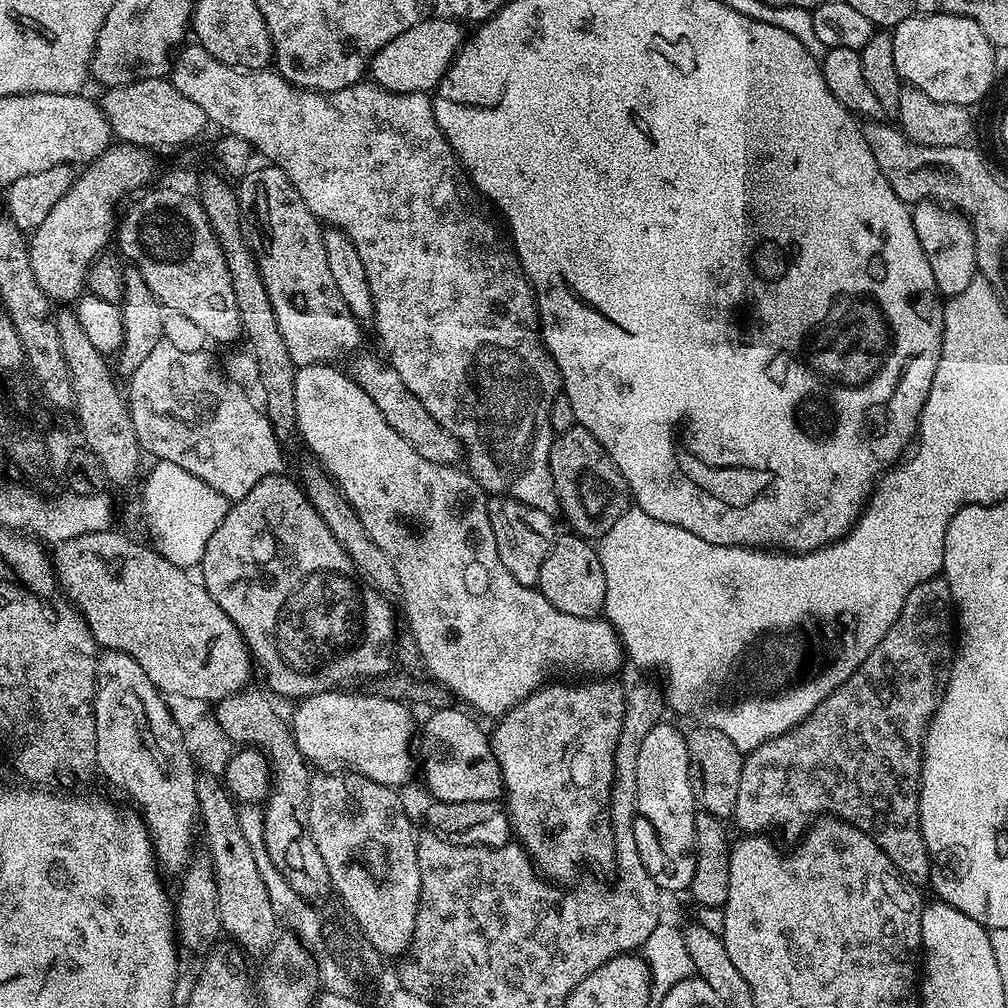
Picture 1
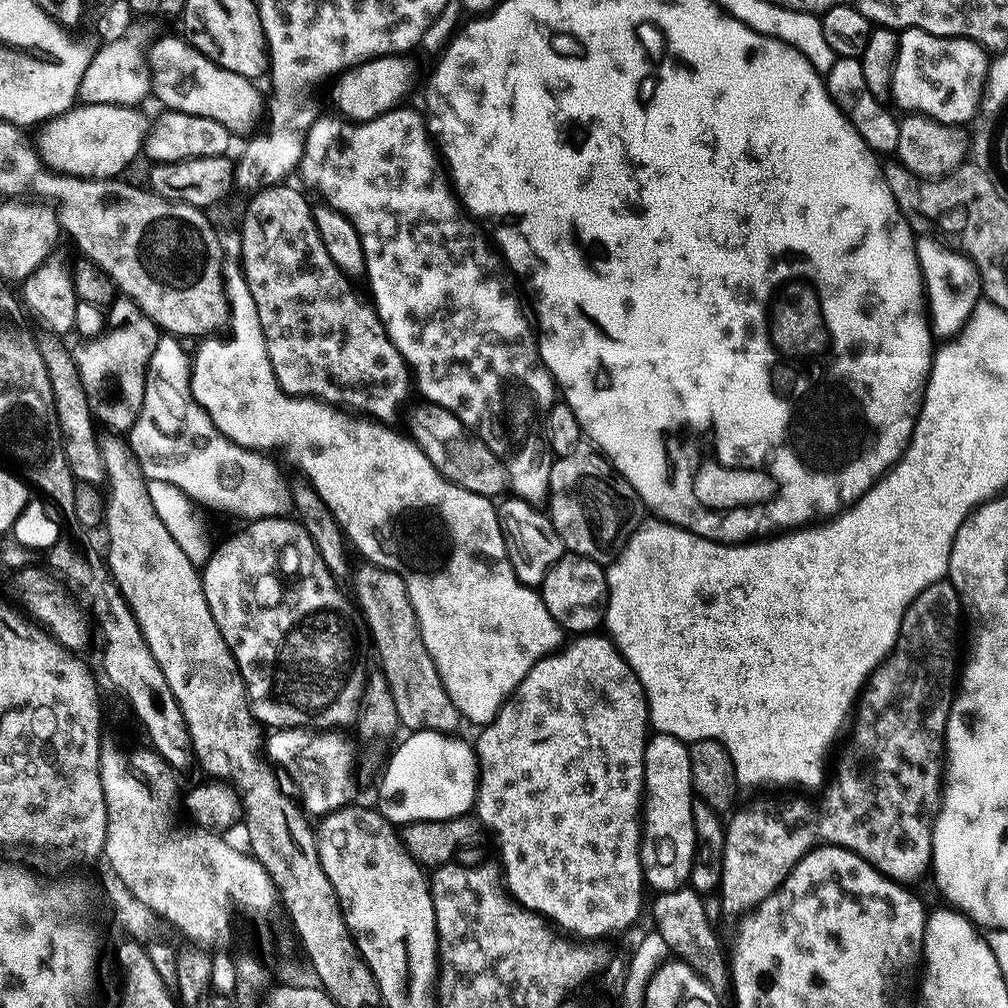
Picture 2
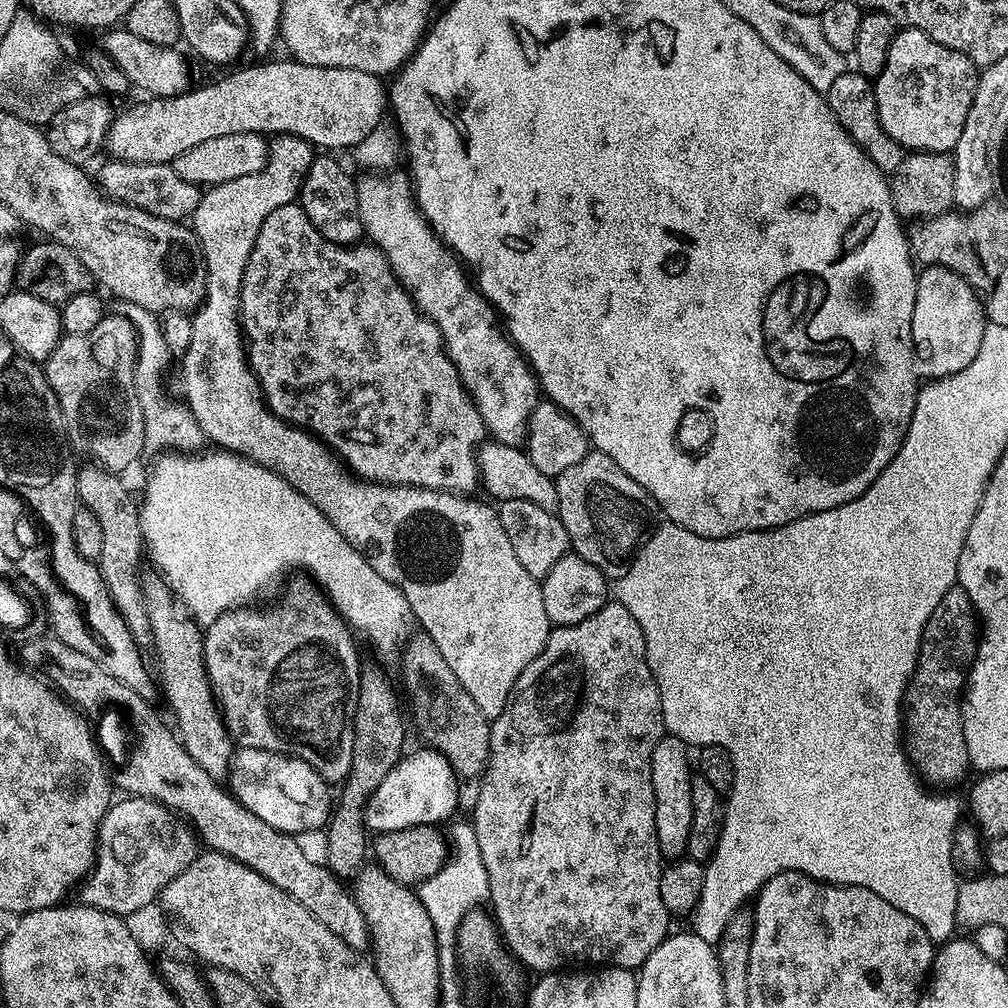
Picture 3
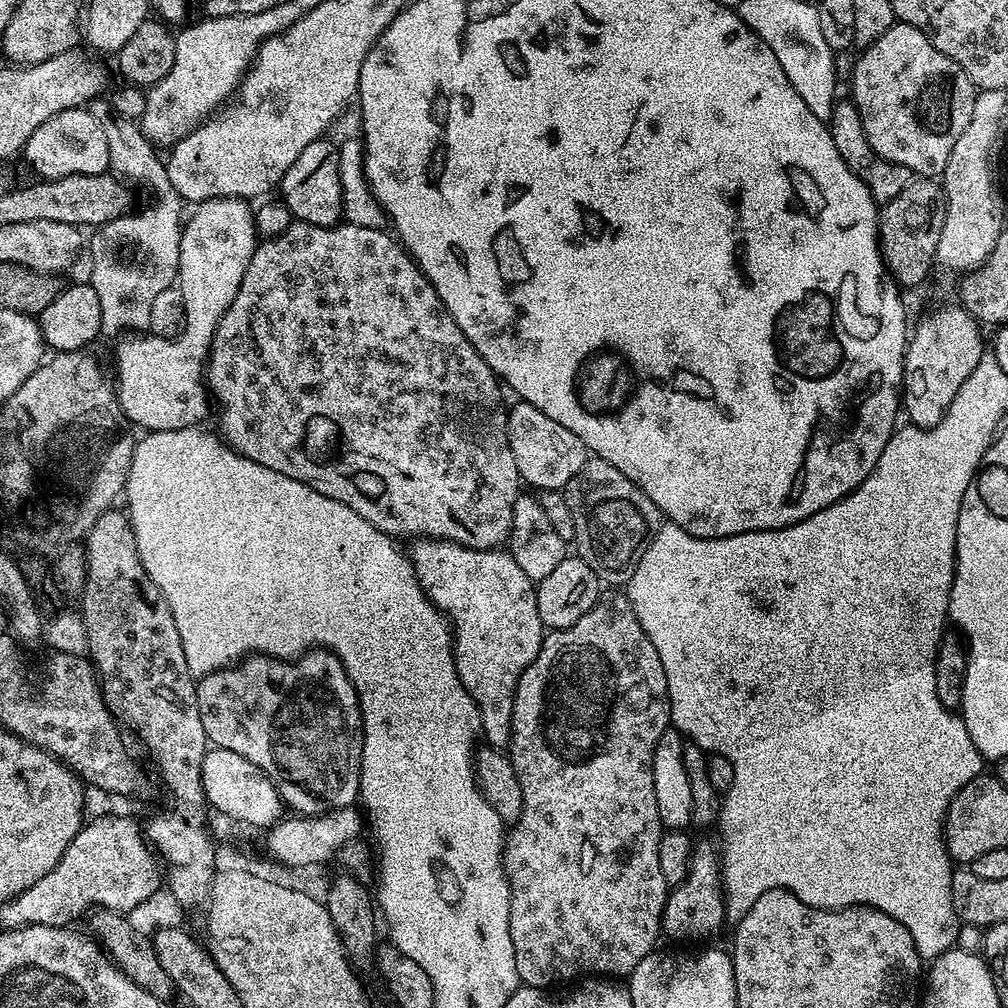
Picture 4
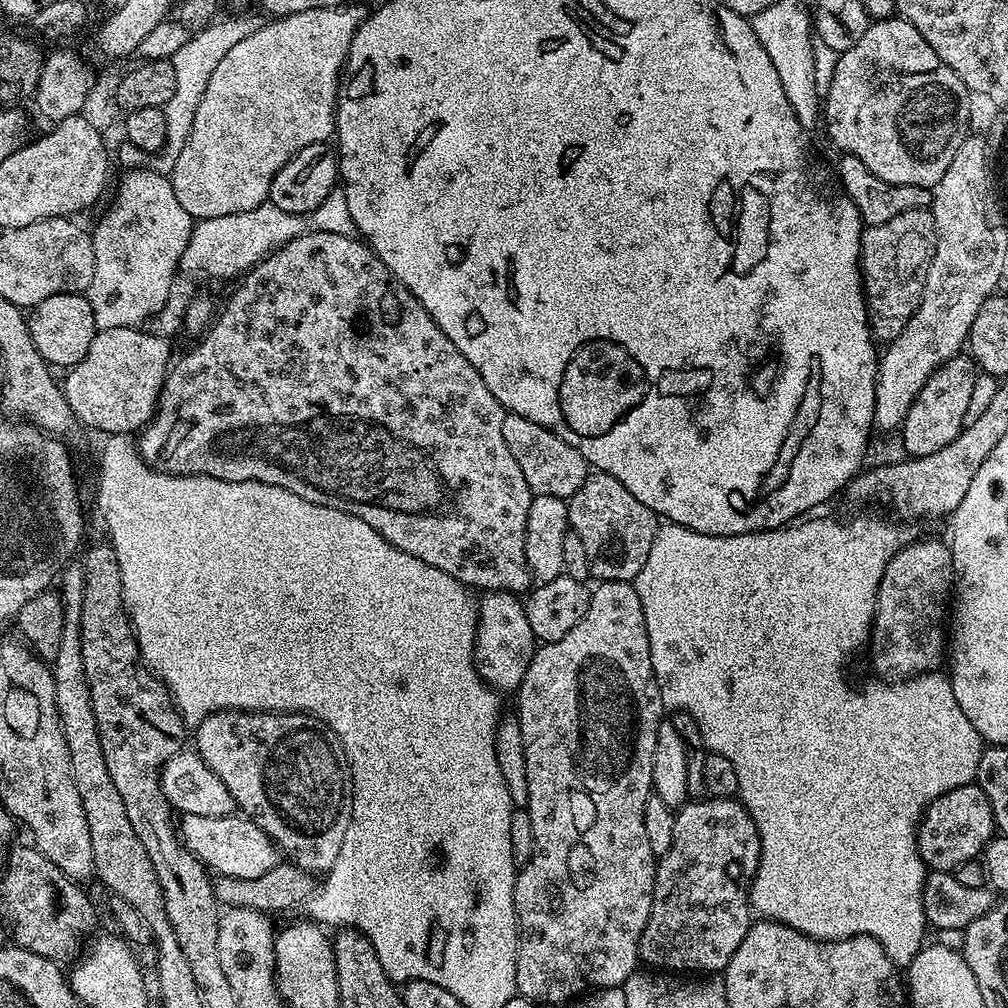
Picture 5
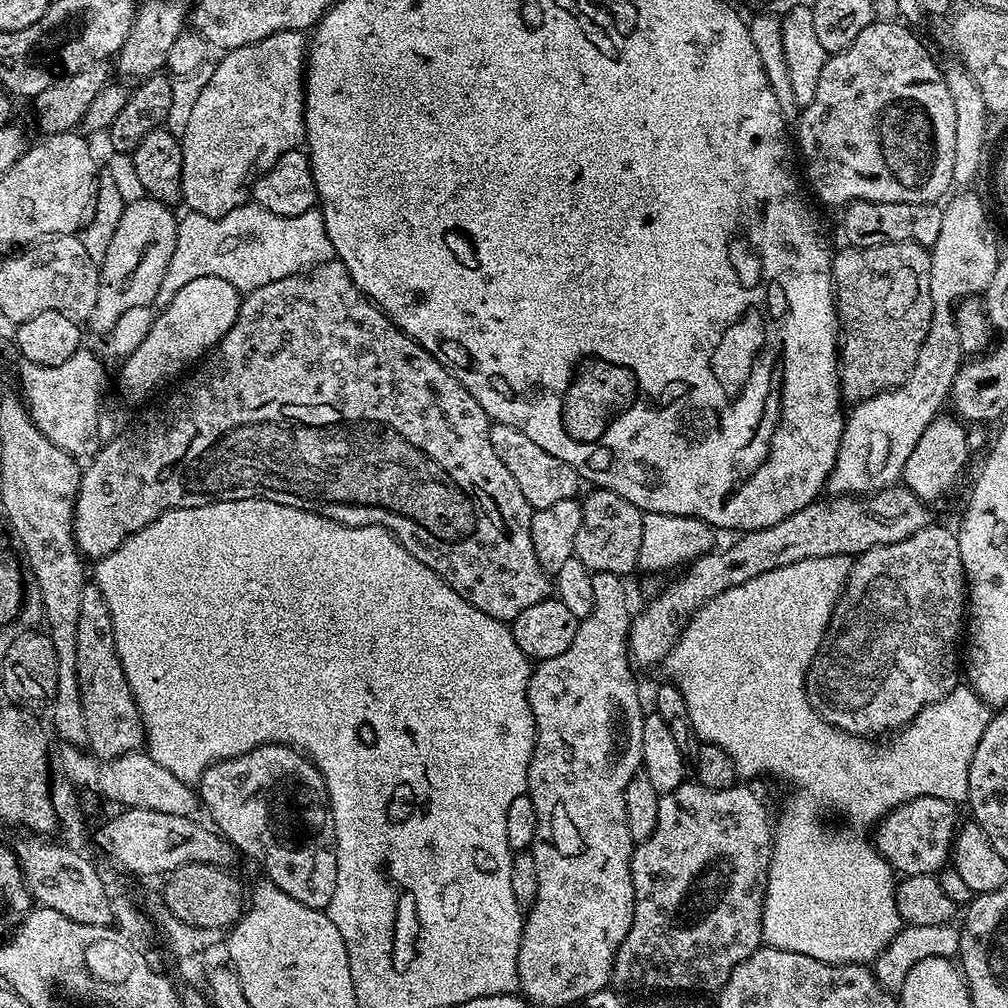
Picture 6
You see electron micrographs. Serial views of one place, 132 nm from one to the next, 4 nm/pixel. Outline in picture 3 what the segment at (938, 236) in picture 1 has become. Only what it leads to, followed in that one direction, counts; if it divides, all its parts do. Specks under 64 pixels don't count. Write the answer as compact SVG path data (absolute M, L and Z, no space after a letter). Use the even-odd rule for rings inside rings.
M928 266L916 277L916 301L914 302L914 318L912 319L912 346L914 356L920 365L921 377L939 378L949 376L962 370L978 352L982 334L986 327L986 312L982 307L982 300L976 297L974 289L968 285L969 281L958 272L943 266Z

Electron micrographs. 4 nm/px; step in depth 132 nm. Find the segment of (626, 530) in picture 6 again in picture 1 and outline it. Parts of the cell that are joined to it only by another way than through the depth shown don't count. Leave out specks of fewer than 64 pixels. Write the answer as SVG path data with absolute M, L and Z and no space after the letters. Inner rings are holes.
M576 426L565 431L563 435L564 441L561 444L559 441L558 447L555 449L553 465L553 480L557 488L558 506L562 512L564 510L565 514L568 515L568 520L572 523L571 531L575 535L592 542L595 541L595 536L597 538L608 536L610 530L614 530L614 526L618 526L621 518L633 511L634 497L631 488L628 486L628 479L620 473L614 458L610 458L610 454L597 442L594 434Z

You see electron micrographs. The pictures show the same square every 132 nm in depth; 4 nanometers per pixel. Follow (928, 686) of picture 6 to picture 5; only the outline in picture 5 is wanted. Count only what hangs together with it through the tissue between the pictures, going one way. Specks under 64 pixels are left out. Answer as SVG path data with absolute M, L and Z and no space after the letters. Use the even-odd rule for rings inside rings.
M920 540L917 544L905 543L890 558L882 574L876 599L876 618L872 621L872 664L884 678L907 678L921 676L923 672L937 671L940 659L946 656L946 617L950 612L950 597L954 592L952 549L940 540Z

